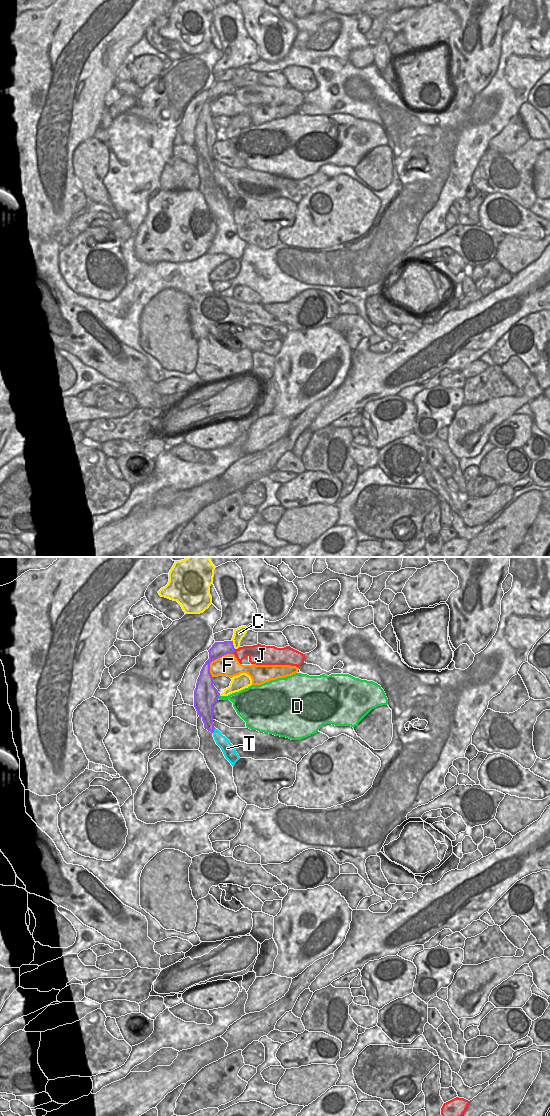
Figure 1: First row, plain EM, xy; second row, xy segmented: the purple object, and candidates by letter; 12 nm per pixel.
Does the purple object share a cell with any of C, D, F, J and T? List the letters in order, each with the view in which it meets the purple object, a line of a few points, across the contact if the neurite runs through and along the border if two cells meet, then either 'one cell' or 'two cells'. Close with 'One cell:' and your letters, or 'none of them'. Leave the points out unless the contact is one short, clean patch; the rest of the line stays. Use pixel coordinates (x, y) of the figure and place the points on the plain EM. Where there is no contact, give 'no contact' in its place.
C: xy | two cells
D: xy | xy (219, 135), (217, 138) | two cells
F: xy | xy (232, 93), (226, 93), (210, 103), (210, 114), (212, 117) | two cells
J: xy | xy (235, 89), (232, 93) | two cells
T: xy | xy (205, 151), (208, 164), (213, 170), (225, 185) | one cell
One cell: T

